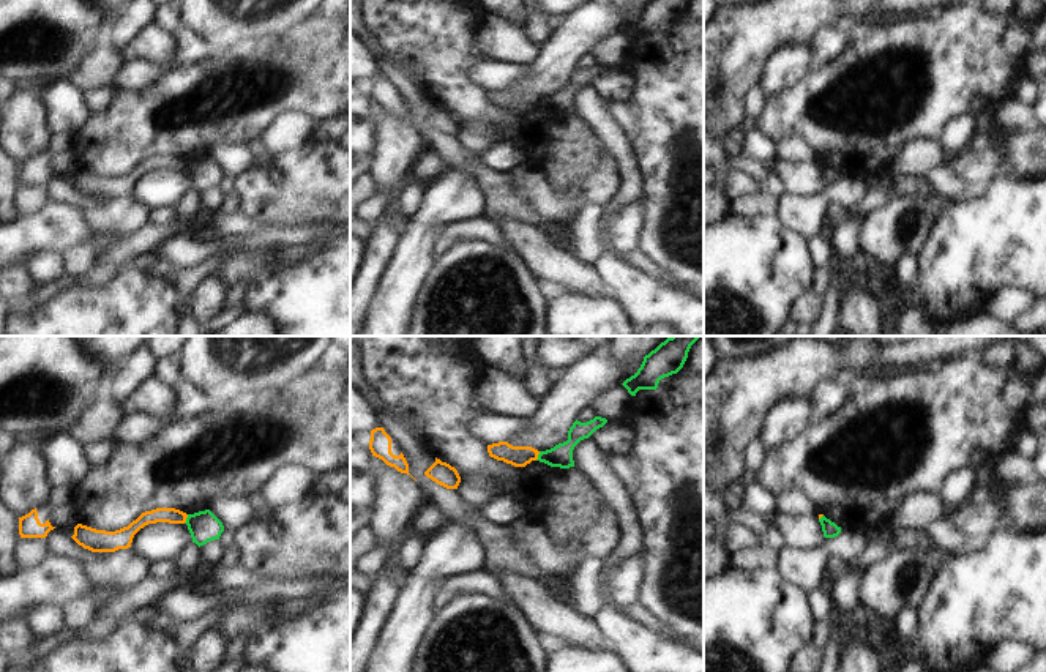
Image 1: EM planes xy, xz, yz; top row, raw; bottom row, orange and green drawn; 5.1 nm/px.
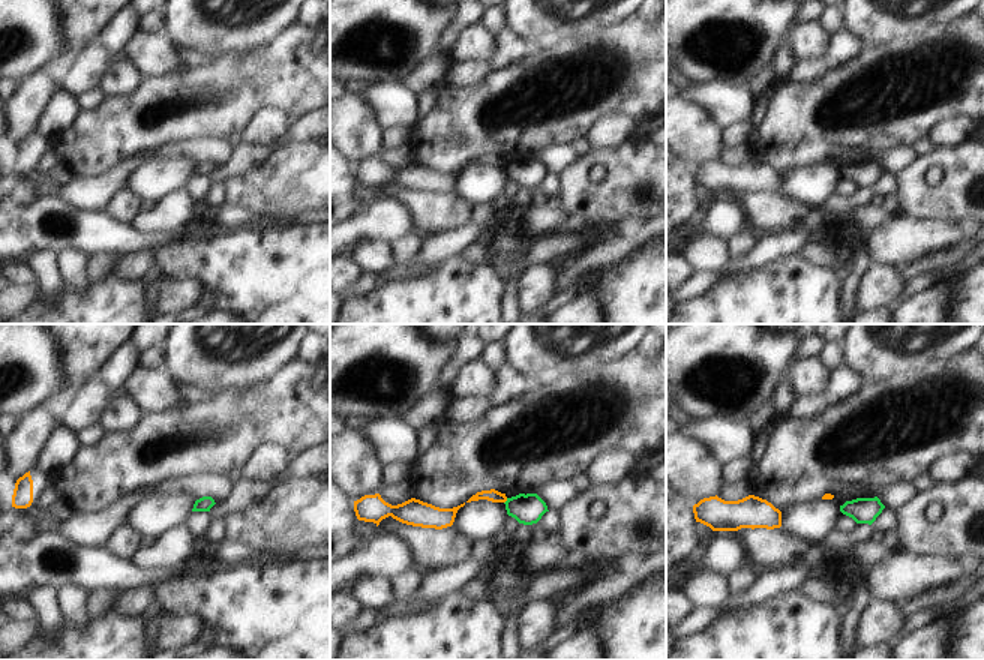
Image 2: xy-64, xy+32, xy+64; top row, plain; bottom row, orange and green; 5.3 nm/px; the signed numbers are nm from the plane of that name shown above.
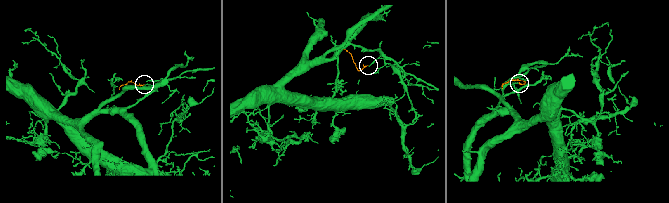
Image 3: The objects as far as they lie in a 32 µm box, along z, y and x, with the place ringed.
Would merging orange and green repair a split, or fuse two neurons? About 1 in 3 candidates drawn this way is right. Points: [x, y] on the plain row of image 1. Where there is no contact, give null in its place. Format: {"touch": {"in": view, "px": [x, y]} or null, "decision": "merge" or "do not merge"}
{"touch": {"in": "xy", "px": [185, 166]}, "decision": "do not merge"}

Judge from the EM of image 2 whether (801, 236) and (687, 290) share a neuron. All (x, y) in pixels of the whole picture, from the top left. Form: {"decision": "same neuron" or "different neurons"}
{"decision": "same neuron"}

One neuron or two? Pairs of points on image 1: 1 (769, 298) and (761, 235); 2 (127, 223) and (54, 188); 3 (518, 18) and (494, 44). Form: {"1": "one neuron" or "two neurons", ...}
{"1": "one neuron", "2": "one neuron", "3": "two neurons"}

